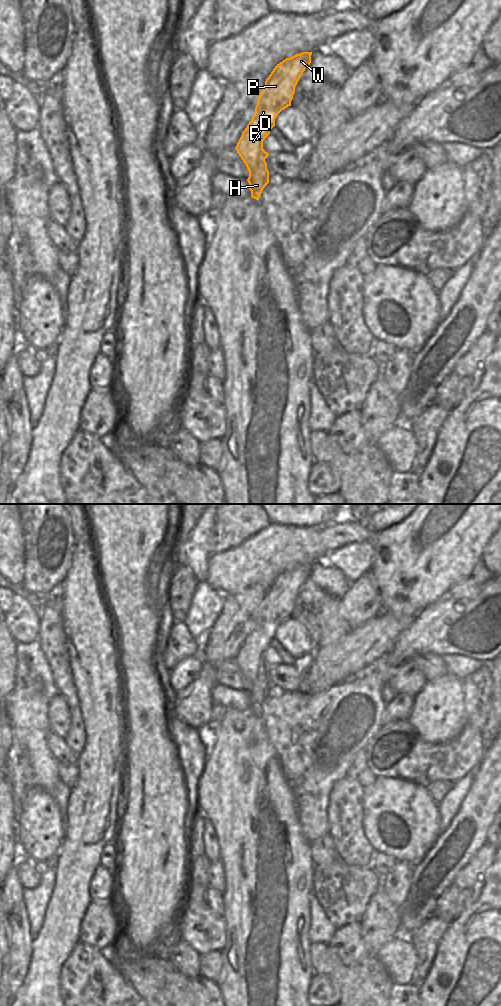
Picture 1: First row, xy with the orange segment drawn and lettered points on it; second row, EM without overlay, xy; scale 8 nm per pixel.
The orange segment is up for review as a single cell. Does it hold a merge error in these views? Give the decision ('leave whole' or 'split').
leave whole

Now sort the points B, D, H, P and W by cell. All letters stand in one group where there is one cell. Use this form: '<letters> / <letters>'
B D H P W

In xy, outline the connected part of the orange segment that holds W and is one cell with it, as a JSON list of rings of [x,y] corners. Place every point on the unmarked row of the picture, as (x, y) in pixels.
[[[302,564],[275,578],[257,611],[255,625],[235,659],[249,683],[247,693],[251,709],[256,712],[269,695],[265,673],[269,666],[263,661],[263,653],[275,638],[277,627],[291,618],[295,599],[310,577],[311,567],[312,564]]]

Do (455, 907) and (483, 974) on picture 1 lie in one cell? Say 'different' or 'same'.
different

